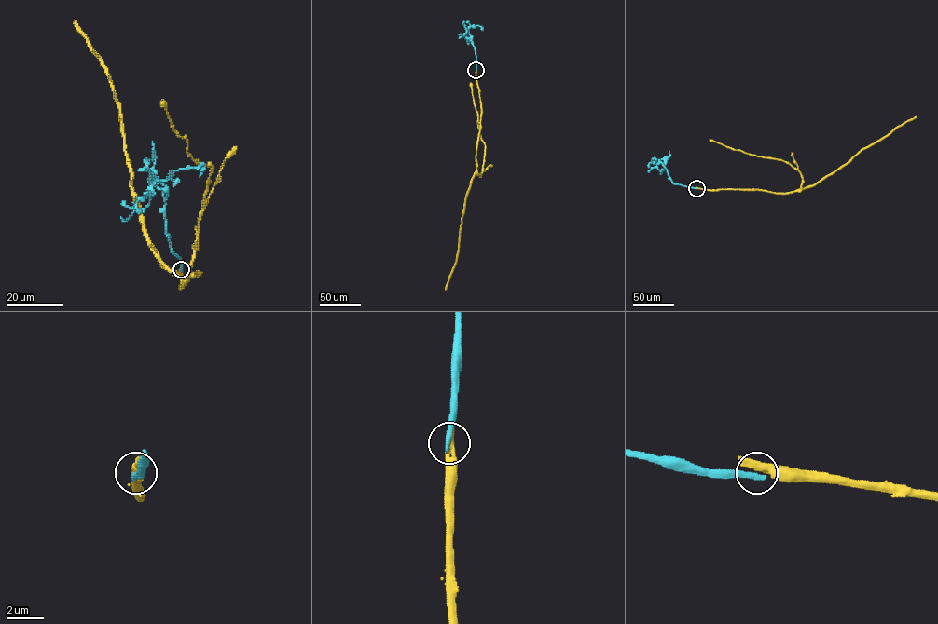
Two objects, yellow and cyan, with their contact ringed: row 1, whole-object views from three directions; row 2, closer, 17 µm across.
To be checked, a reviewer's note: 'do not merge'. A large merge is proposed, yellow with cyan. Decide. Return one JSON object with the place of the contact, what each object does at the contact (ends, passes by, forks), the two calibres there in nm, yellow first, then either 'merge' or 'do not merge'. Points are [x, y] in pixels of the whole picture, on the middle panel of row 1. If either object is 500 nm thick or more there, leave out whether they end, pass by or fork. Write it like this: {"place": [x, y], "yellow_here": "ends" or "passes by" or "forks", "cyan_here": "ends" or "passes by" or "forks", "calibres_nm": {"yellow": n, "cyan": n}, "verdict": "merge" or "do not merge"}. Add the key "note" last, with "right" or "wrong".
{"place": [475, 70], "yellow_here": "ends", "cyan_here": "ends", "calibres_nm": {"yellow": 460, "cyan": 340}, "verdict": "do not merge", "note": "right"}

